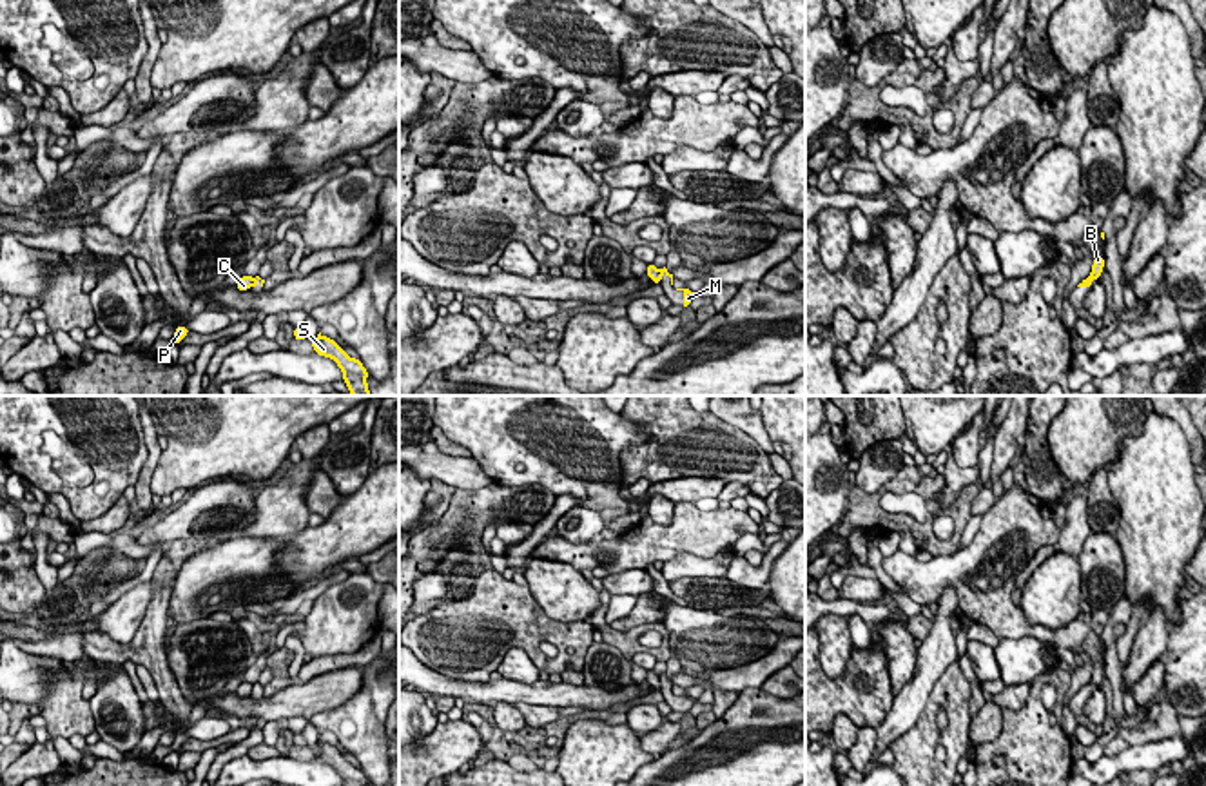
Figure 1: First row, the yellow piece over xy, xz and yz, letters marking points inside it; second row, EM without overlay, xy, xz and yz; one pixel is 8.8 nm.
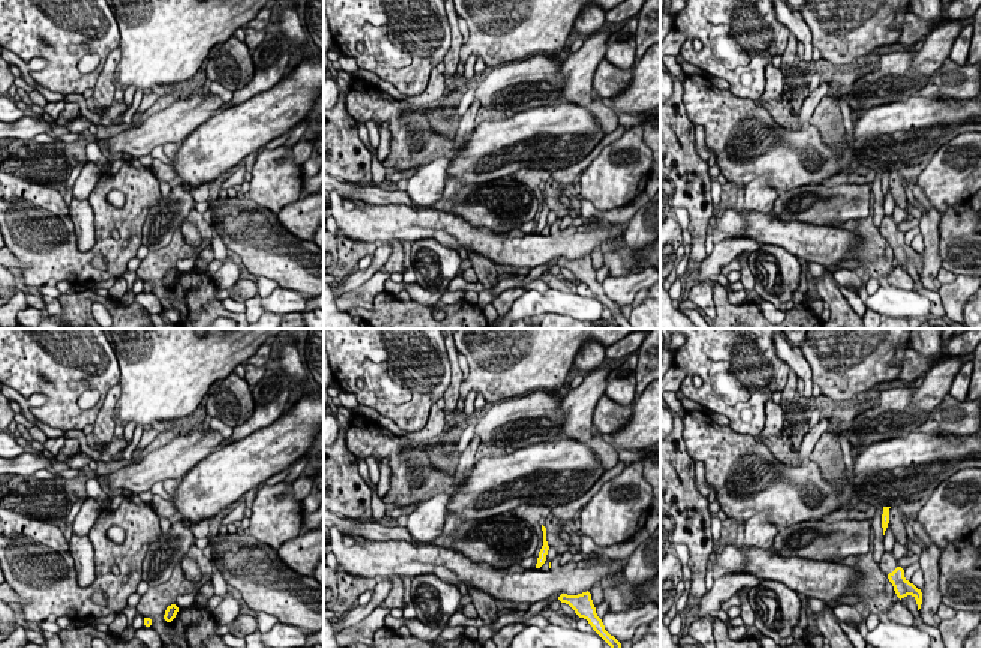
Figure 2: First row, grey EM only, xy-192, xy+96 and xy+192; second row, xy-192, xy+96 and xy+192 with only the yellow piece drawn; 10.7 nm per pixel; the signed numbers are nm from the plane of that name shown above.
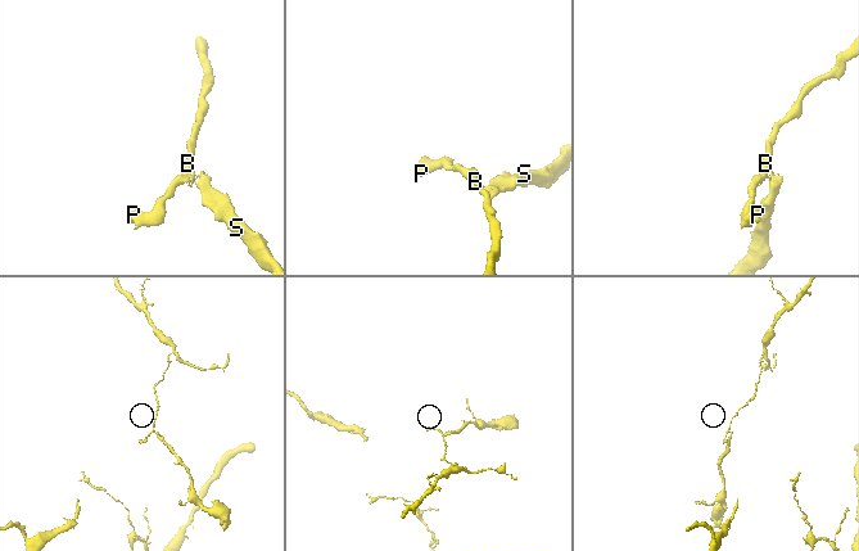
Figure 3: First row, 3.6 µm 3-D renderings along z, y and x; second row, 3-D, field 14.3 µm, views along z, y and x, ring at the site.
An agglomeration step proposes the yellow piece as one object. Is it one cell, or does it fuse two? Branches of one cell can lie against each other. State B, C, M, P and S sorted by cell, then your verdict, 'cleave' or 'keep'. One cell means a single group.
B C P / M S | cleave

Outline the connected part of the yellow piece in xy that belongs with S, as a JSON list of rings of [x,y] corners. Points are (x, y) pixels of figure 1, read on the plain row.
[[[321,739],[308,746],[314,753],[314,759],[325,764],[330,764],[337,770],[337,773],[343,777],[343,786],[366,786],[368,777],[363,773],[363,770],[355,764],[350,764],[337,750],[336,746],[330,746],[323,742]]]

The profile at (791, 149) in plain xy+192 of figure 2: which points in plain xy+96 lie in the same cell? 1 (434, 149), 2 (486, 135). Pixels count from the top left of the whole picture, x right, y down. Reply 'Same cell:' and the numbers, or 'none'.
Same cell: 1, 2

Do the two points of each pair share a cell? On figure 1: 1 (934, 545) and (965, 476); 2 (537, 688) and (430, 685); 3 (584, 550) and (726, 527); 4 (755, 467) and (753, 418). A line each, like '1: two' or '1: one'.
1: two
2: one
3: one
4: two

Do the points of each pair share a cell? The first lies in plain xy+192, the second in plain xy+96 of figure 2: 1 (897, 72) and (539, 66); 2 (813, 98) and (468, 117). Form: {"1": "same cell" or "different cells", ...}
{"1": "same cell", "2": "same cell"}

